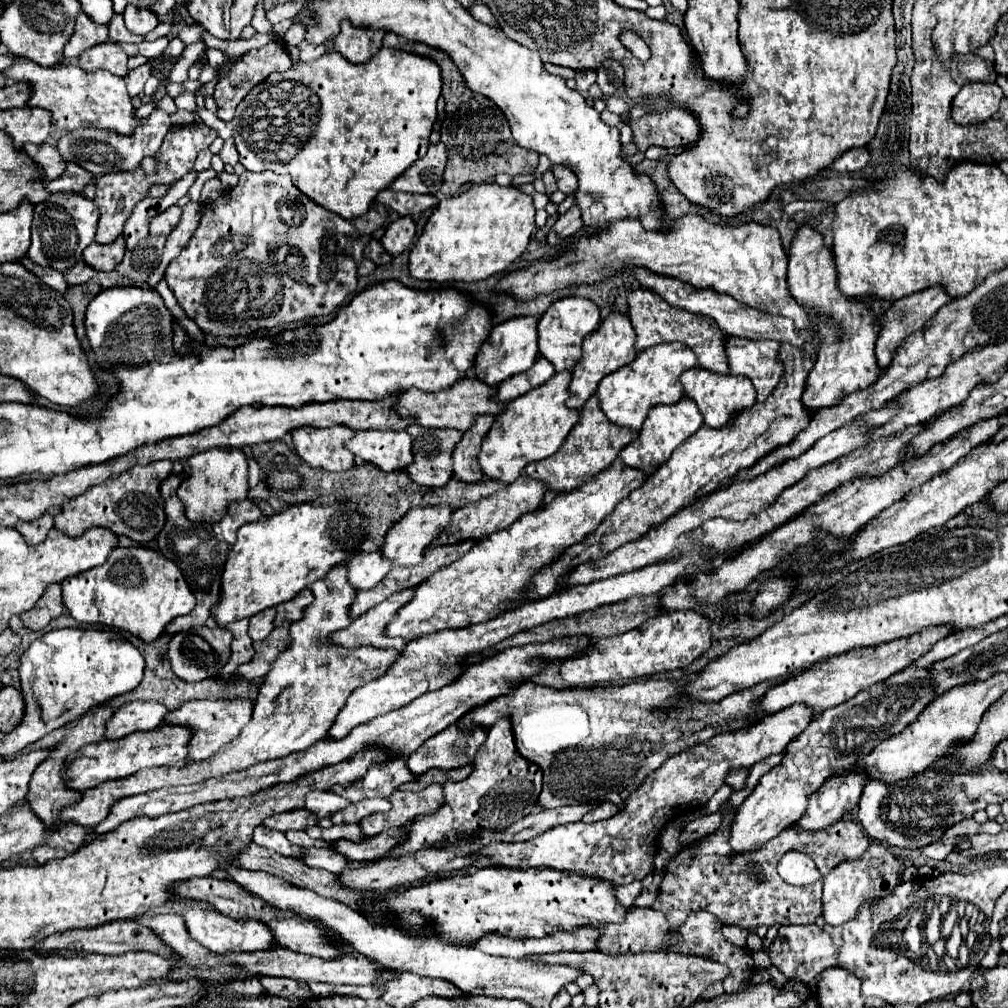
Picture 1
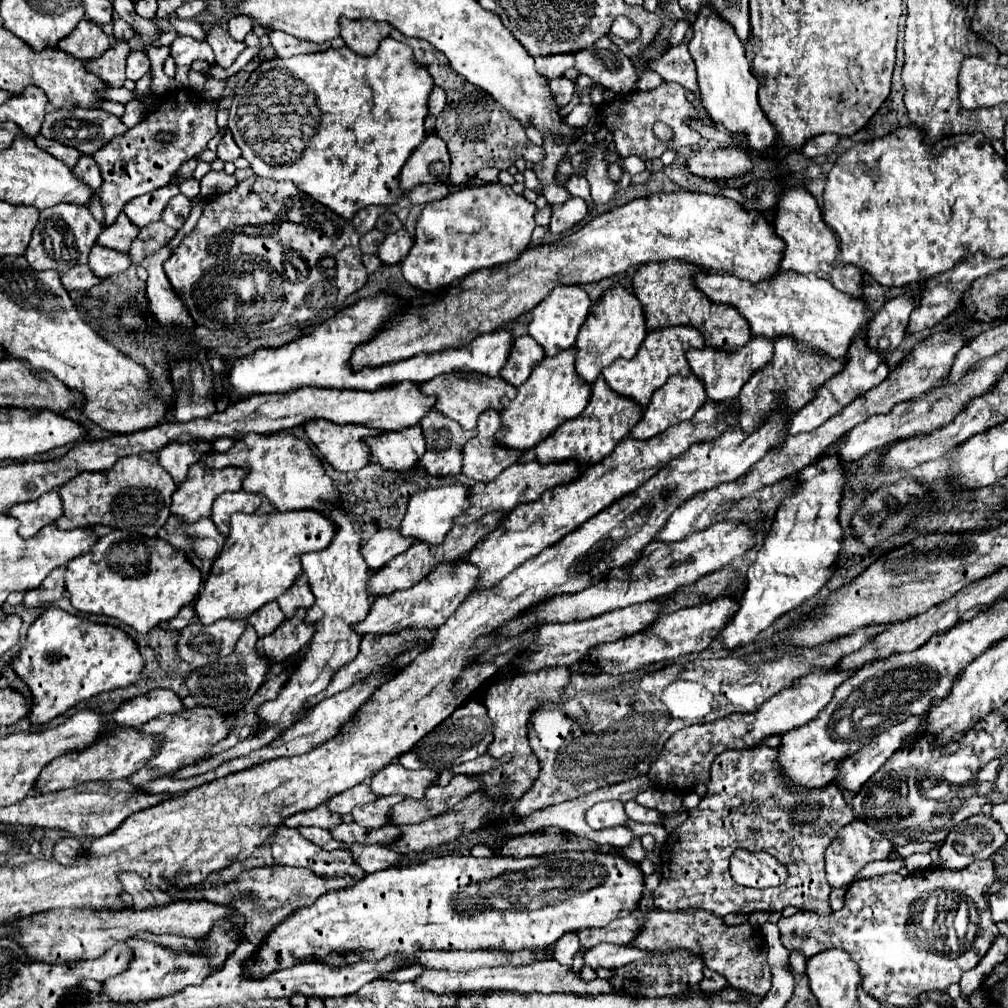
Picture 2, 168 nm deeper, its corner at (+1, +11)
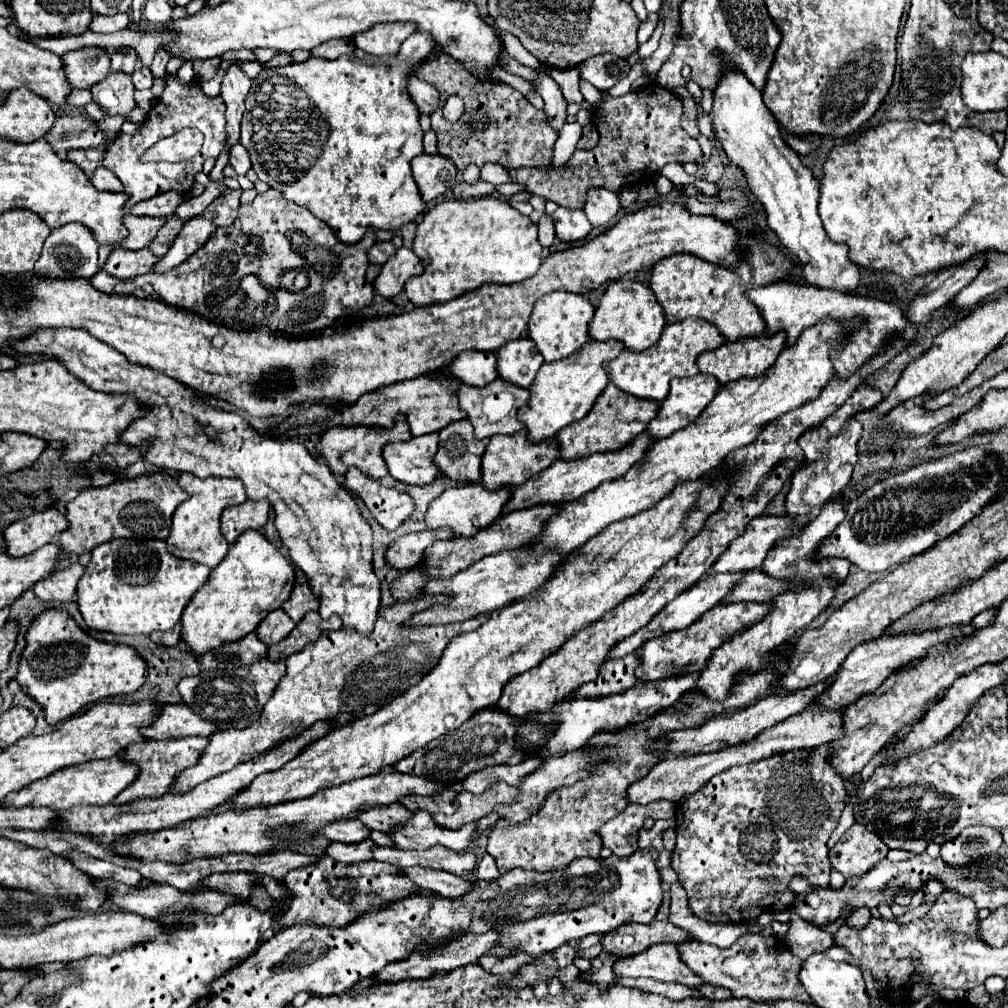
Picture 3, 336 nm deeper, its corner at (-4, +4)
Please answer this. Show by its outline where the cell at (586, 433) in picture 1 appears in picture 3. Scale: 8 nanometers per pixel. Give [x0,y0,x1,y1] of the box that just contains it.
[558,383,658,461]

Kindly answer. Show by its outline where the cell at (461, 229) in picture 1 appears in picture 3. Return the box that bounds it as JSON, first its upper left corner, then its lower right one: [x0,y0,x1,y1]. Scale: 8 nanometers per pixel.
[404,197,542,307]

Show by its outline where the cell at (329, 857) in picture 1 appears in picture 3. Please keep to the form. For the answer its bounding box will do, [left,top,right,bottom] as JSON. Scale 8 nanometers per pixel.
[404,867,470,897]

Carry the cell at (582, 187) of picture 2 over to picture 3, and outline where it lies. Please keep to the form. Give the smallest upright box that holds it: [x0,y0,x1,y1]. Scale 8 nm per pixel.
[584,189,620,227]

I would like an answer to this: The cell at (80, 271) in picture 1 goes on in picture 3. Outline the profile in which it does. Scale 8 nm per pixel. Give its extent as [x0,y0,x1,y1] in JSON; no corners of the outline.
[106,247,160,279]

